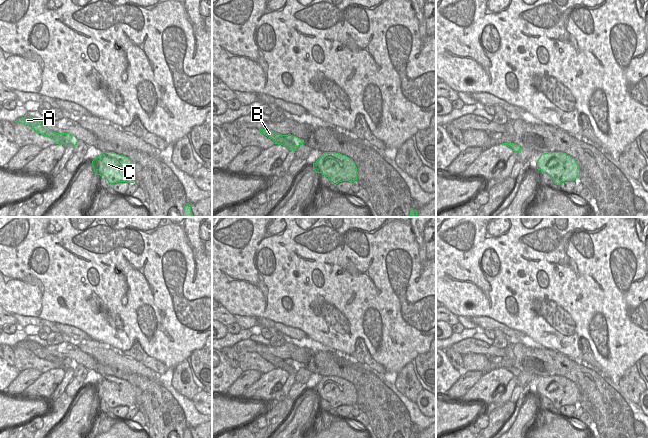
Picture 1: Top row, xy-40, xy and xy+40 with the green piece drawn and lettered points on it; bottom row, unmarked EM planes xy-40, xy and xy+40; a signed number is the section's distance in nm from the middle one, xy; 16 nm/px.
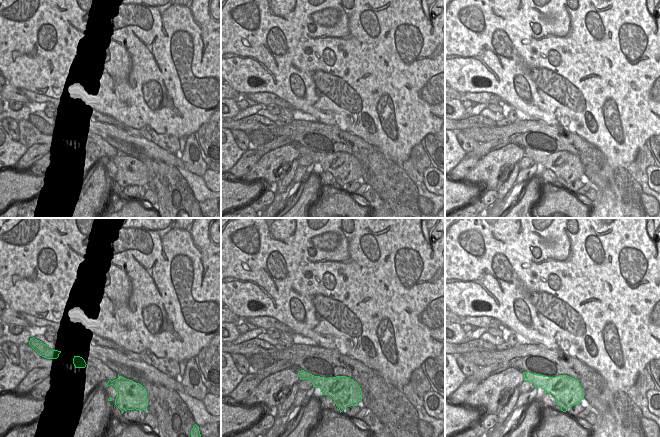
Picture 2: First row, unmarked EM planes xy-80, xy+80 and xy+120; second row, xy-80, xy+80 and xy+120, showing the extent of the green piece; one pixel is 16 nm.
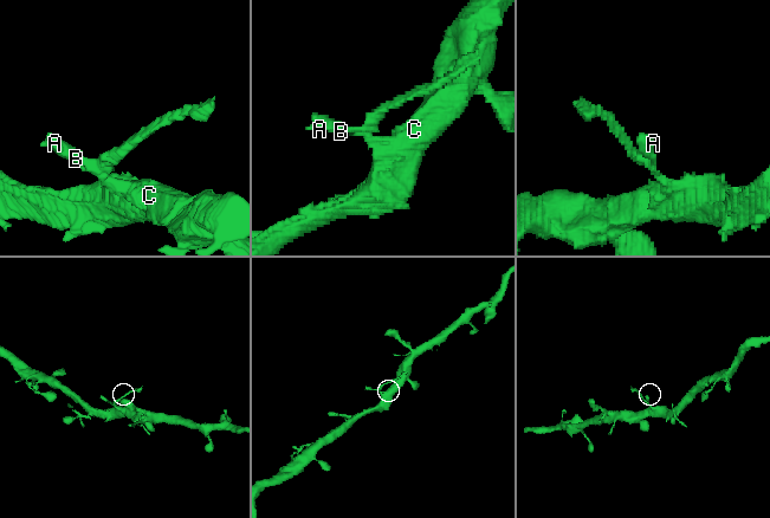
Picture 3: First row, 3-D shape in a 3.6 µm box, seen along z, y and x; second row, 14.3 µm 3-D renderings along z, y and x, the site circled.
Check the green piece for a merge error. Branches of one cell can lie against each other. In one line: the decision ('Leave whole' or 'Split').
Split.

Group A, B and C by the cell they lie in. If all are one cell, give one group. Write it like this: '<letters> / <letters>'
A B / C

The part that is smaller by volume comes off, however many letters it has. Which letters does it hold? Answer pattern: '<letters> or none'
A, B.

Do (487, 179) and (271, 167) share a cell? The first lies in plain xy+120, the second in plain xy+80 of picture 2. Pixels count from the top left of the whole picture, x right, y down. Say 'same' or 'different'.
same

